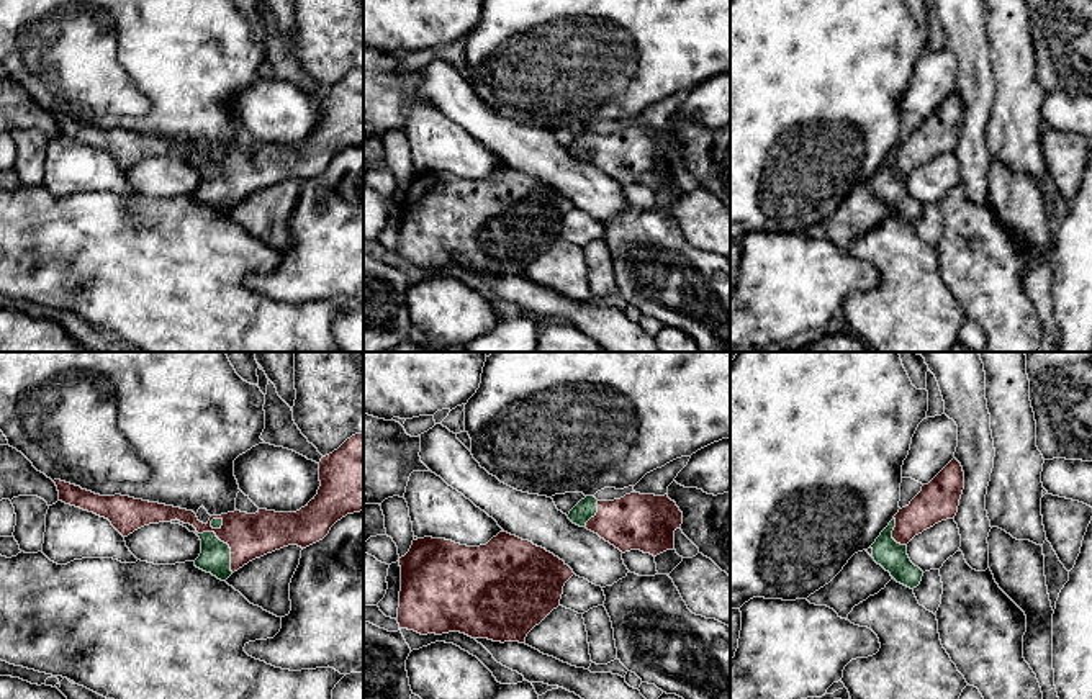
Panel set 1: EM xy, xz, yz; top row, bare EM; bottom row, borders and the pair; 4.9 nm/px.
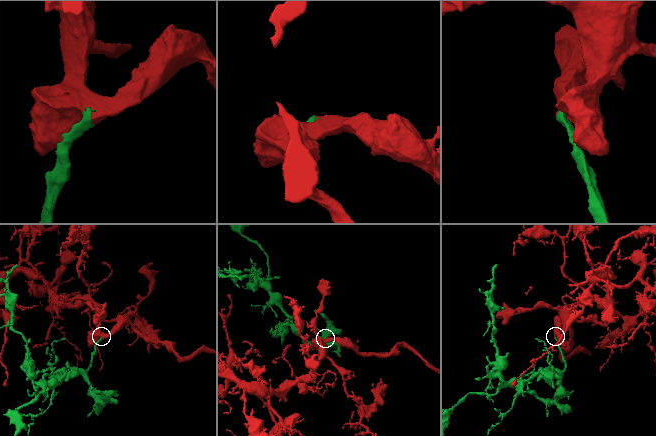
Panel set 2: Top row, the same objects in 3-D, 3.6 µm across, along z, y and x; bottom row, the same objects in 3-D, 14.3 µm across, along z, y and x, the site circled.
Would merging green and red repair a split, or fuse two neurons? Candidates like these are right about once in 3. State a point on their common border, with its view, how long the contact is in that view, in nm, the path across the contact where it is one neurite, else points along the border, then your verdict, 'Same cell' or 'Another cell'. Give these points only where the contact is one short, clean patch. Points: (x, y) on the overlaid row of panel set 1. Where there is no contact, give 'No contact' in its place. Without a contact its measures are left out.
Touches green at xy (226, 544). Shared border 280 nm. Path across: xy (215, 557), (226, 544), (249, 536). Same cell

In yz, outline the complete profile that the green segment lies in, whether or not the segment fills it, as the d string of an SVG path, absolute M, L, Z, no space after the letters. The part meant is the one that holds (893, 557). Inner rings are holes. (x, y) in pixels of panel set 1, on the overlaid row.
M953 458L881 532L871 545L874 561L897 583L910 589L917 588L923 571L910 561L907 543L935 524L954 519L963 489L964 471Z

